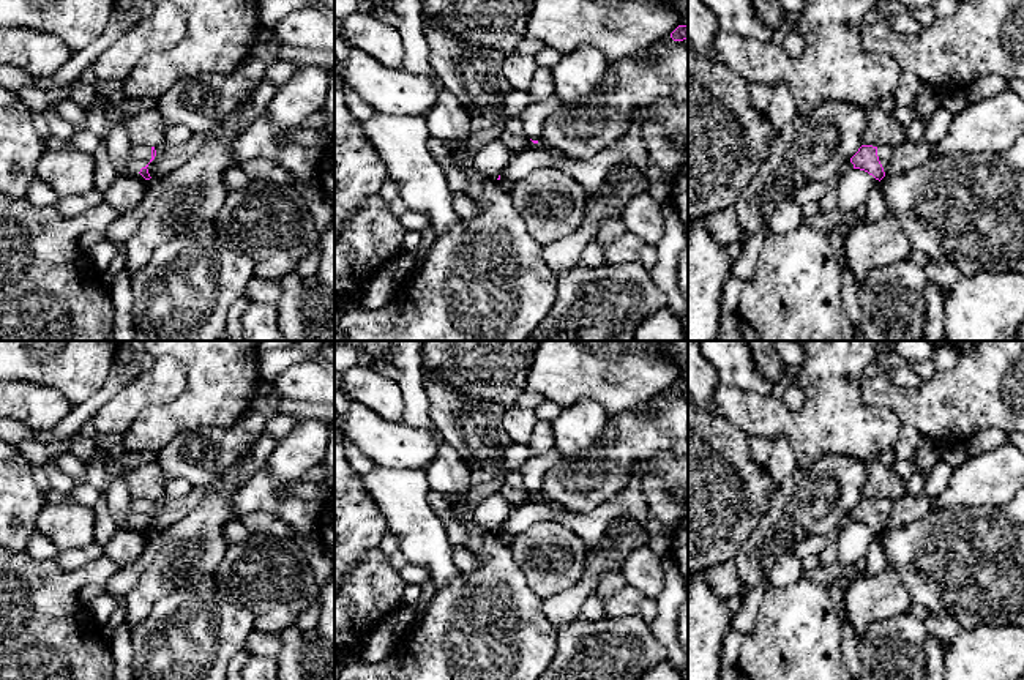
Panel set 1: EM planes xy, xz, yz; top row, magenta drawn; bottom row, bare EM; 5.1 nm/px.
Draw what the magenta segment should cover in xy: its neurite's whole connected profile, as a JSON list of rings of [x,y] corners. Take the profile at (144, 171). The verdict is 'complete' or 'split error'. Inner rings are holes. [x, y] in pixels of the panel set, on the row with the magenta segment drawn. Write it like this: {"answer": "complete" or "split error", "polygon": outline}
{"answer": "split error", "polygon": [[[133,145],[129,151],[129,161],[121,169],[123,174],[140,174],[145,180],[150,180],[148,164],[155,159],[156,150],[148,145]]]}

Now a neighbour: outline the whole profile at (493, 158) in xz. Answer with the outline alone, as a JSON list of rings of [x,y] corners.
[[[500,140],[488,142],[473,158],[473,166],[480,174],[499,178],[500,172],[508,166],[513,151]]]

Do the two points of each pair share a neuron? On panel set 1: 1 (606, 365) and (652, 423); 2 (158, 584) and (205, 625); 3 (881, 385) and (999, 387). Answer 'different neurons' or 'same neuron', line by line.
1: different neurons
2: different neurons
3: same neuron

